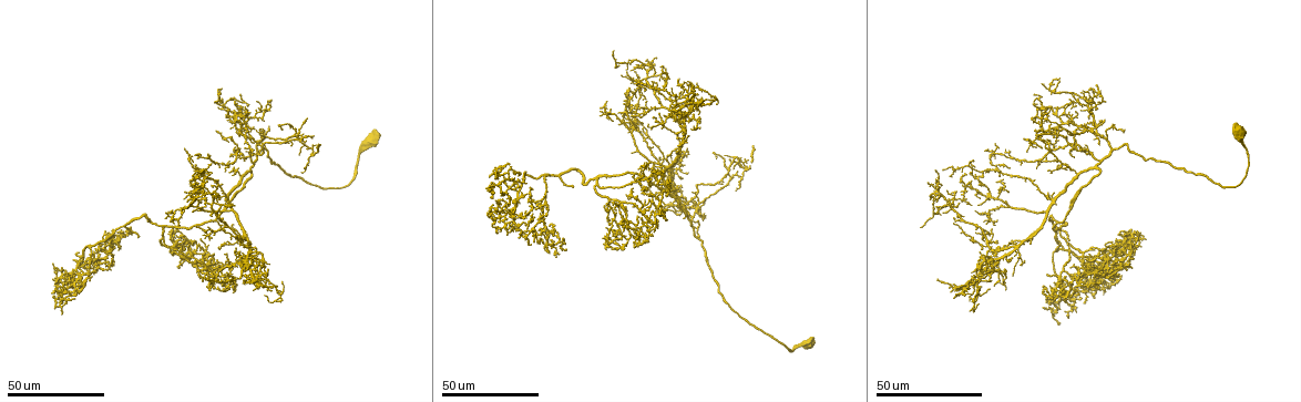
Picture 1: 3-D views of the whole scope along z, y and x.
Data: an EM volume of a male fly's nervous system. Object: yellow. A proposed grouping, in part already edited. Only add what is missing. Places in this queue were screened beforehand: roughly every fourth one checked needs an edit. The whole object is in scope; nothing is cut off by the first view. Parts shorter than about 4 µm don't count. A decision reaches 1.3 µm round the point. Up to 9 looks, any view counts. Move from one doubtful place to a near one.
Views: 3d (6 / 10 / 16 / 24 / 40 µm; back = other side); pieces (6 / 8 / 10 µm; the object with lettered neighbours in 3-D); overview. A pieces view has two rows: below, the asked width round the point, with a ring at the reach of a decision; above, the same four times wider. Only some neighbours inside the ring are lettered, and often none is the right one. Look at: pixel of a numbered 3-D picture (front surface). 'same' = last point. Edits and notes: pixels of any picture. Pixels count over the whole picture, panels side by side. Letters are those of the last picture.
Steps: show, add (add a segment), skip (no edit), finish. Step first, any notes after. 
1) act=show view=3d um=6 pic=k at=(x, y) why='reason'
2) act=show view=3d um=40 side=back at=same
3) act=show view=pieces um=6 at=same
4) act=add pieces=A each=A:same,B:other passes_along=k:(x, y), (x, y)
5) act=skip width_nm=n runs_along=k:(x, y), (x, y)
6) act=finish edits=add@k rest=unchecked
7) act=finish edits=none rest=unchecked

act=show view=3d um=24 pic=1 at=(231, 154) why='thin end'

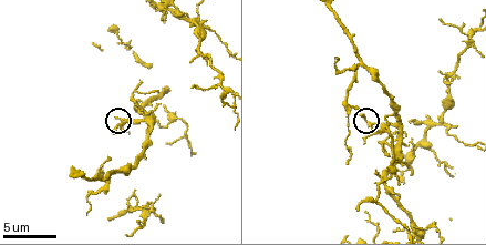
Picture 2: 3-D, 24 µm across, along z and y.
act=show view=pieces um=6 pic=2 at=(111, 132)

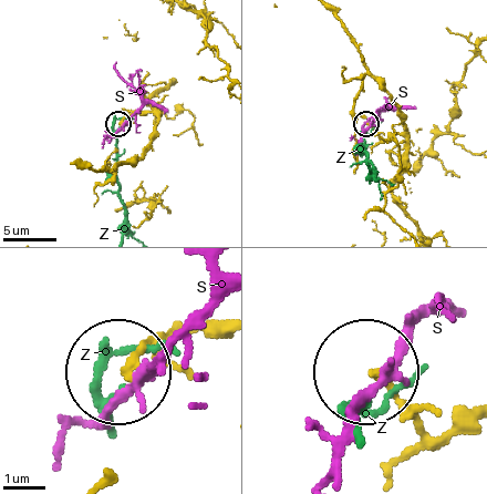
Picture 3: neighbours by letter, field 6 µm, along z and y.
act=skip width_nm=170 each=S:other,Z:other runs_along=3:(467, 420), (425, 430), (375, 377) found='no lettered segment goes on from it'

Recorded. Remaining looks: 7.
act=show view=3d um=40 pic=1 at=(643, 219) why='end of a long branch'

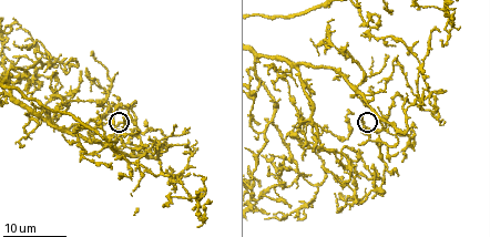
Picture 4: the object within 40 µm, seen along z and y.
act=show view=pieces um=8 pic=4 at=(114, 125)

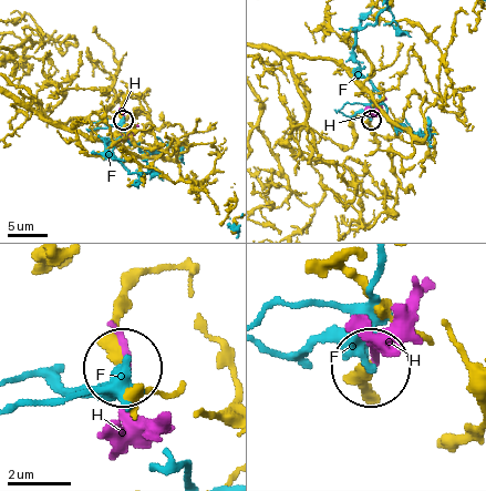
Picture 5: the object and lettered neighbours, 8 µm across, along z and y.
act=skip each=F:other,H:other found='no lettered segment goes on from it'

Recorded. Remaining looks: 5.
act=show view=3d um=16 pic=4 at=(139, 168) why='an open end'

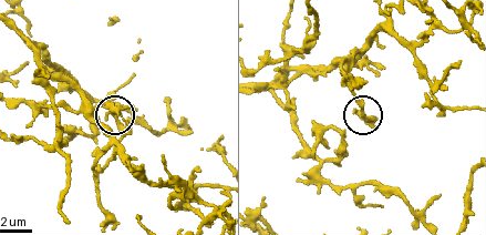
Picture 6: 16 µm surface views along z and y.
act=show view=pieces um=10 at=same

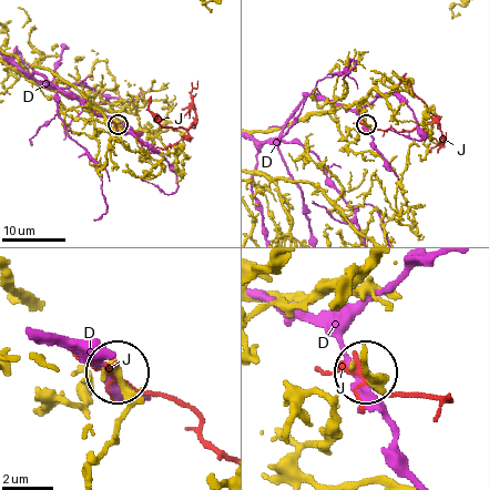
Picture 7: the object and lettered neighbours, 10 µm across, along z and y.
act=skip each=D:other,J:other found='no lettered segment goes on from it'

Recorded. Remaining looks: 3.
act=show view=3d um=24 pic=1 at=(640, 131) why='branch stops here'

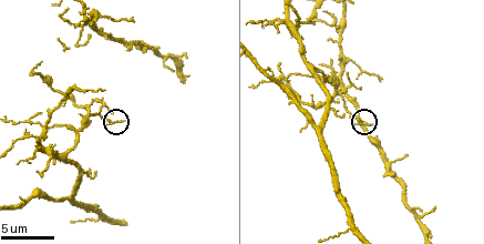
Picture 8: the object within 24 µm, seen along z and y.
act=show view=pieces um=6 pic=8 at=(120, 121)

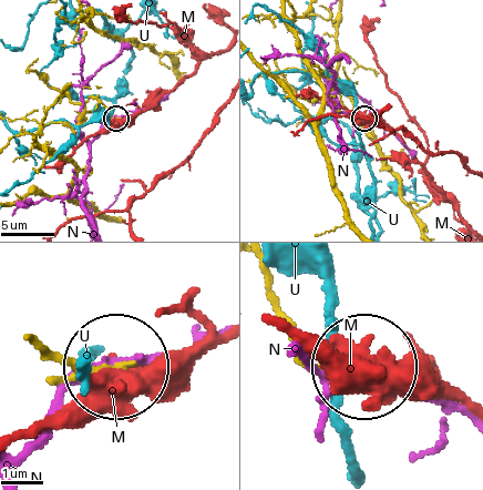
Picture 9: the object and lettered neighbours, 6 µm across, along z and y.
act=skip each=M:other,N:other,U:other runs_along=9:(28, 339), (109, 371) found='none of them fits'

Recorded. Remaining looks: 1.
act=finish edits=none rest=unchecked

